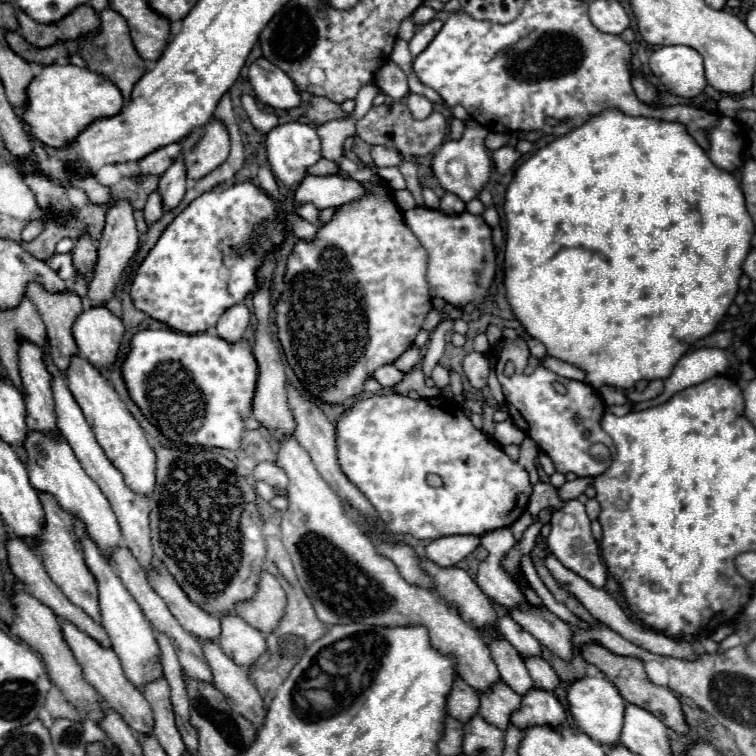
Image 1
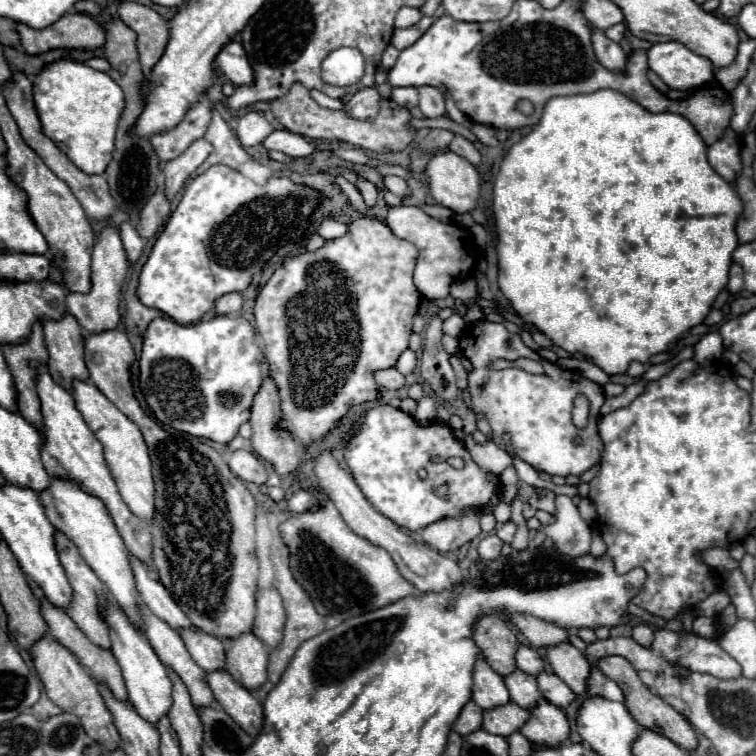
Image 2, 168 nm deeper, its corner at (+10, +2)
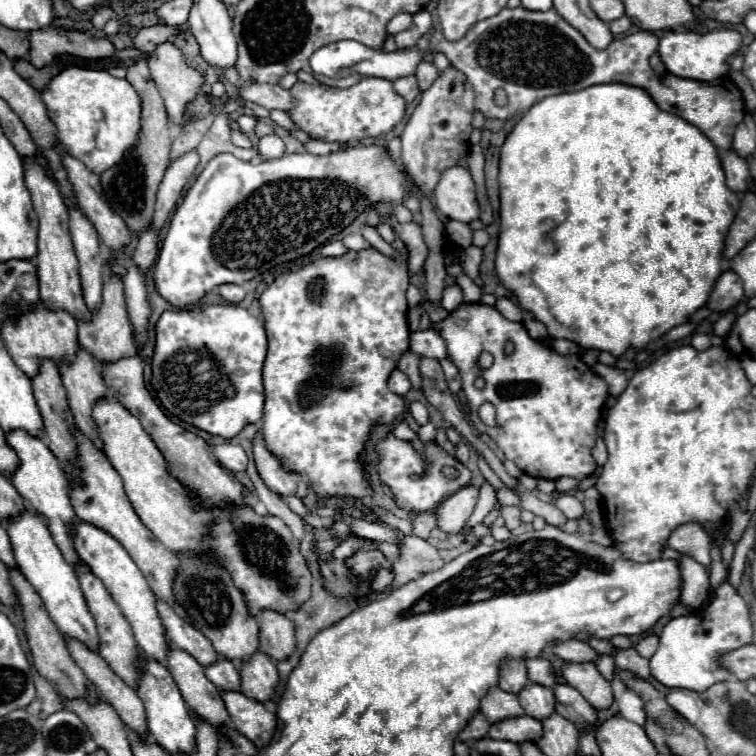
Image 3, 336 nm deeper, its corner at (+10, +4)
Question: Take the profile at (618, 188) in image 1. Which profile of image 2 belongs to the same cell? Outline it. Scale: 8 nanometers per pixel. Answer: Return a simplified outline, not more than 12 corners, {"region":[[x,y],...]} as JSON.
{"region":[[550,98],[498,286],[606,374],[698,326],[742,200],[680,114]]}

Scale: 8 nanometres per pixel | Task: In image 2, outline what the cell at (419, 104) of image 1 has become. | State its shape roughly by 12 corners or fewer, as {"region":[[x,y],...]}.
{"region":[[392,88],[392,100],[412,110],[418,106],[418,90]]}

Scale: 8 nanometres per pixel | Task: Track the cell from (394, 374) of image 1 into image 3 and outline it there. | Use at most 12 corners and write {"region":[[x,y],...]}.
{"region":[[400,370],[388,378],[388,388],[400,396],[410,390],[410,380]]}

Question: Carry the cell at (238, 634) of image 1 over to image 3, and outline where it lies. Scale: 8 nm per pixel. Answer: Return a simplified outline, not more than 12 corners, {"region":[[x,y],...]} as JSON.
{"region":[[260,650],[238,662],[240,692],[258,702],[274,694],[278,672]]}

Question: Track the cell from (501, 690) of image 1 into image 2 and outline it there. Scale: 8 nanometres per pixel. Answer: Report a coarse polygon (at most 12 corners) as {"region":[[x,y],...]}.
{"region":[[514,702],[486,710],[482,728],[508,738],[526,722]]}

